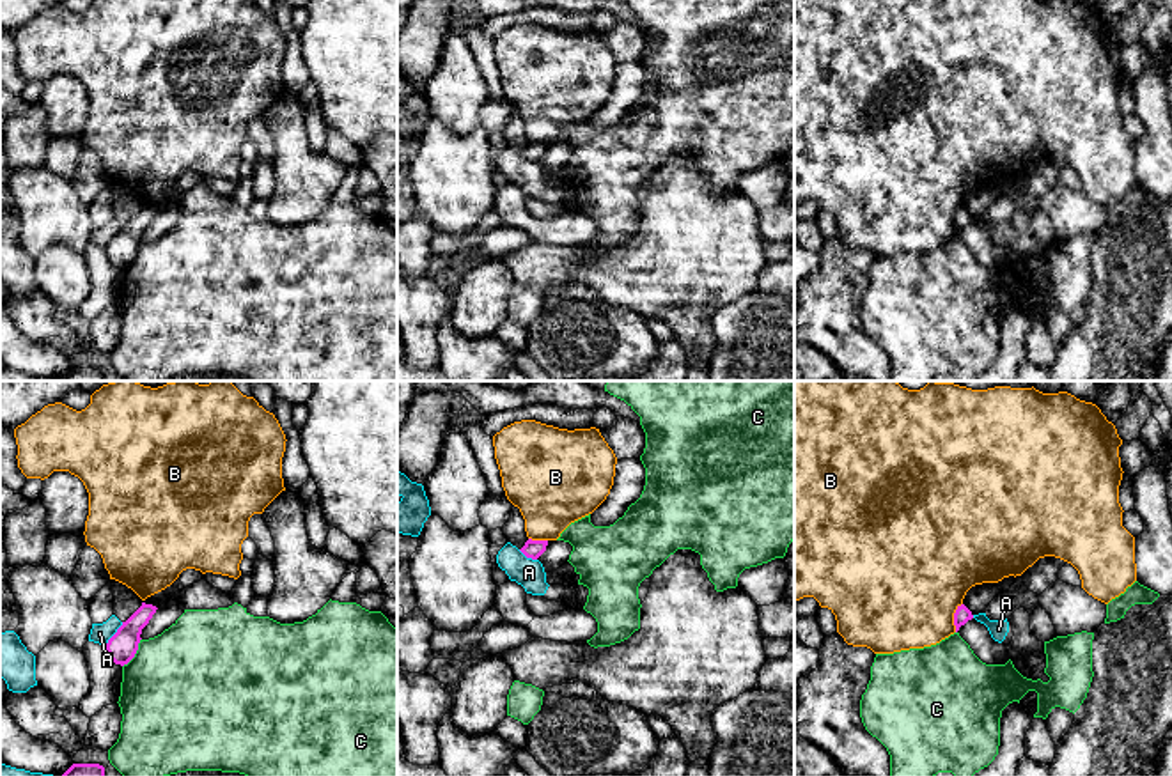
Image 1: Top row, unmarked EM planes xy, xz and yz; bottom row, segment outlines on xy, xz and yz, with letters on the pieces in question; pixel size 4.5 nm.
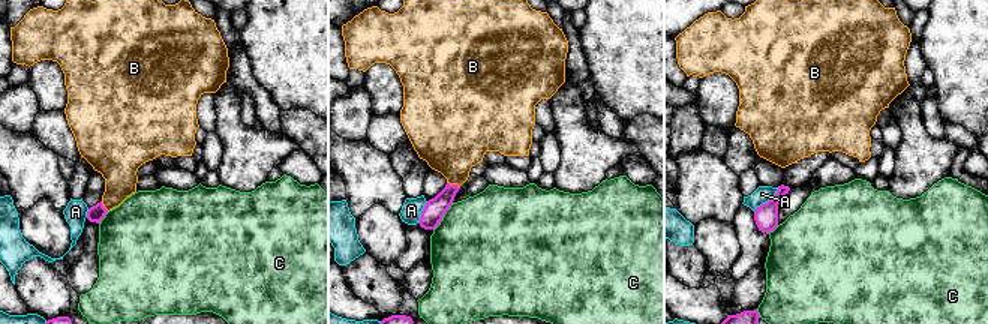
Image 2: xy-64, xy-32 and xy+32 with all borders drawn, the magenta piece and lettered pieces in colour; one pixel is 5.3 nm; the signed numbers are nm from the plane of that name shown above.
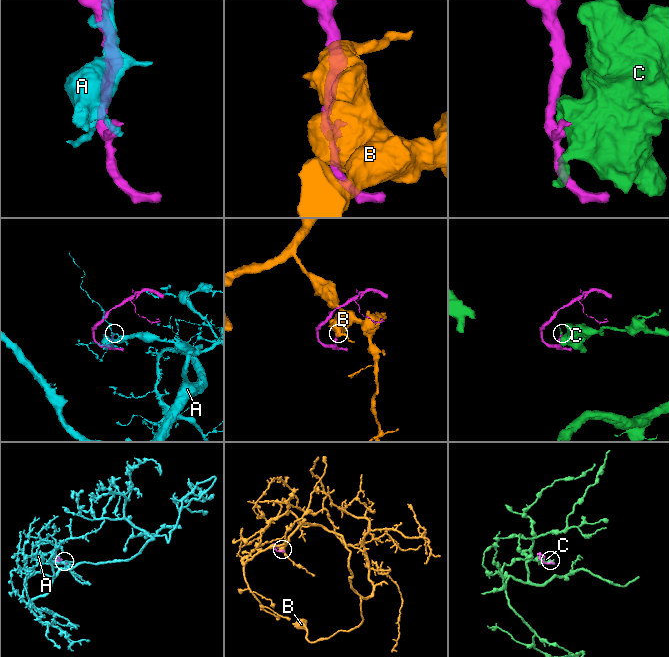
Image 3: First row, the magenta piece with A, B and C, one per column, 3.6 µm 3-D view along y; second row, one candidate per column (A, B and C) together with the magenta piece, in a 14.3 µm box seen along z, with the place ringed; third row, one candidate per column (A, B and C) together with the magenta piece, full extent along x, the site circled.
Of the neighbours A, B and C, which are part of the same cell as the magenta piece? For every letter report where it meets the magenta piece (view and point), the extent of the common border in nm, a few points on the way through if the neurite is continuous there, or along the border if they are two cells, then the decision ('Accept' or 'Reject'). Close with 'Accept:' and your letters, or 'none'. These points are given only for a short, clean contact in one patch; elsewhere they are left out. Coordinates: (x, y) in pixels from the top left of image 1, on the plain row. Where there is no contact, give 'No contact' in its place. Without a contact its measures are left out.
A: Touches magenta at xy (114, 238). Shared border 140 nm. Reject
B: Touches magenta at yz (954, 220). Shared border 140 nm. Boundary: yz (961, 206), (954, 217), (954, 234). Reject
C: Touches magenta at xy (135, 256). Shared border 160 nm. Reject
Accept: none

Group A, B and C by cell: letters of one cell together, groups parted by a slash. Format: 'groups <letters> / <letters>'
groups A / B / C

